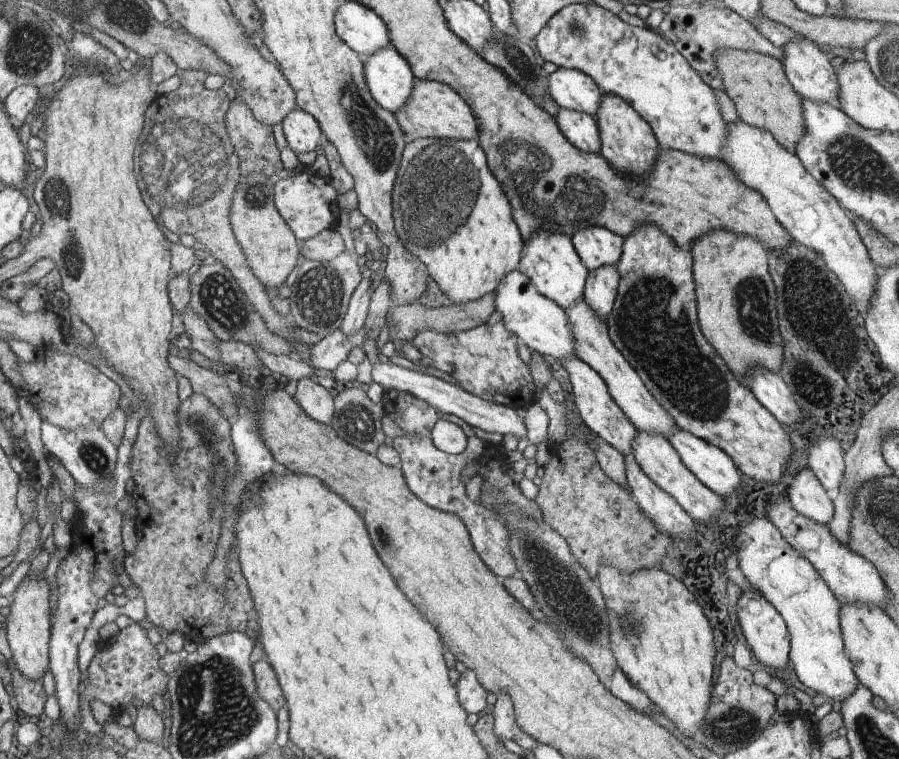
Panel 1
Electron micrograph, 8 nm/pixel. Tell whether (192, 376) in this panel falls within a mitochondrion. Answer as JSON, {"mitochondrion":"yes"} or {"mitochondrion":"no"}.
{"mitochondrion":"no"}

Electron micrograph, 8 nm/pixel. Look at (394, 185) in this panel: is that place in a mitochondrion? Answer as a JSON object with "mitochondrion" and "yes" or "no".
{"mitochondrion":"yes"}

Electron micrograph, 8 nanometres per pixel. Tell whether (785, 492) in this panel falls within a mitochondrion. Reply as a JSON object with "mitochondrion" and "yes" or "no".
{"mitochondrion":"no"}

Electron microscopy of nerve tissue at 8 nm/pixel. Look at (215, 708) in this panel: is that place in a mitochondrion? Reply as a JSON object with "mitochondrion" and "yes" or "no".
{"mitochondrion":"yes"}

